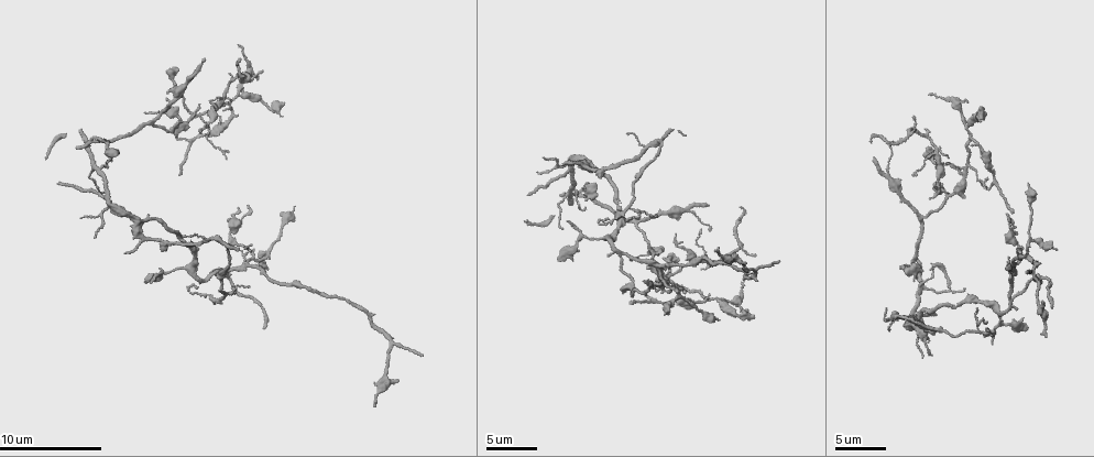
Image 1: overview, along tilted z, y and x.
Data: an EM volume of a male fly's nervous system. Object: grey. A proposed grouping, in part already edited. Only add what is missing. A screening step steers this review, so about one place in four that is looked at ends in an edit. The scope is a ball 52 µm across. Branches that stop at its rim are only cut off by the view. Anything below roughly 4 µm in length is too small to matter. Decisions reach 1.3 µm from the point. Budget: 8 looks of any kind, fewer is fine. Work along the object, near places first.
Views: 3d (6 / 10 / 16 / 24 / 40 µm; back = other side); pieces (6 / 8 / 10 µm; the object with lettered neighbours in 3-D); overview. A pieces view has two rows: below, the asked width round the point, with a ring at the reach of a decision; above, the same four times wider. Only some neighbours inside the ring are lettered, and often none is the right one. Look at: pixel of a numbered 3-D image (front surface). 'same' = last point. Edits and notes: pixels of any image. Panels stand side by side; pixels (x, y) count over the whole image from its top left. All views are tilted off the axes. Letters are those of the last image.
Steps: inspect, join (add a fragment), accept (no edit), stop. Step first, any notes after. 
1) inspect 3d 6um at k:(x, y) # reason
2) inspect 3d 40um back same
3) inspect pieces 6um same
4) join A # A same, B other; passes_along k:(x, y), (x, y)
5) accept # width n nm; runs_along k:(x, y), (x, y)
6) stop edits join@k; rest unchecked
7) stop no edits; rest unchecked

inspect pieces 8um at 1:(644, 281) # an open end

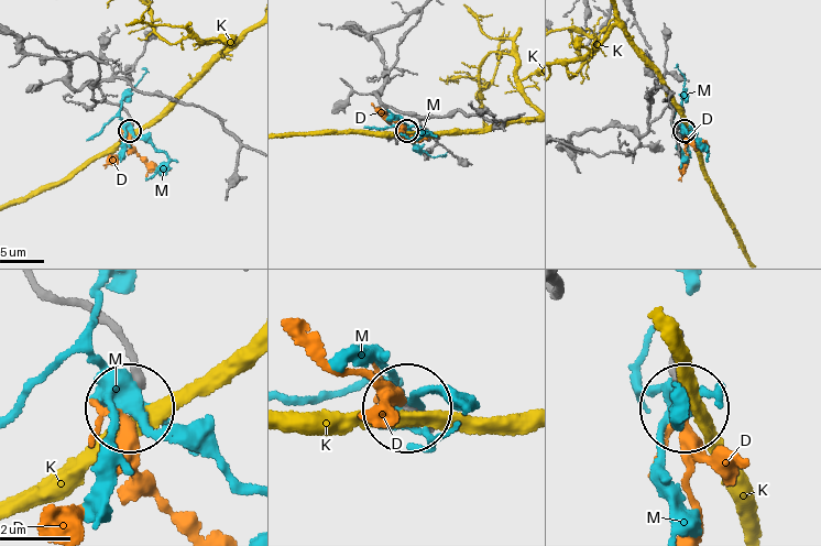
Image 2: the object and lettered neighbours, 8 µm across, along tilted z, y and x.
join D # D same, K other, M other; the cell continues

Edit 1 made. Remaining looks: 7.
inspect pieces 6um at 1:(568, 220) # tapers out

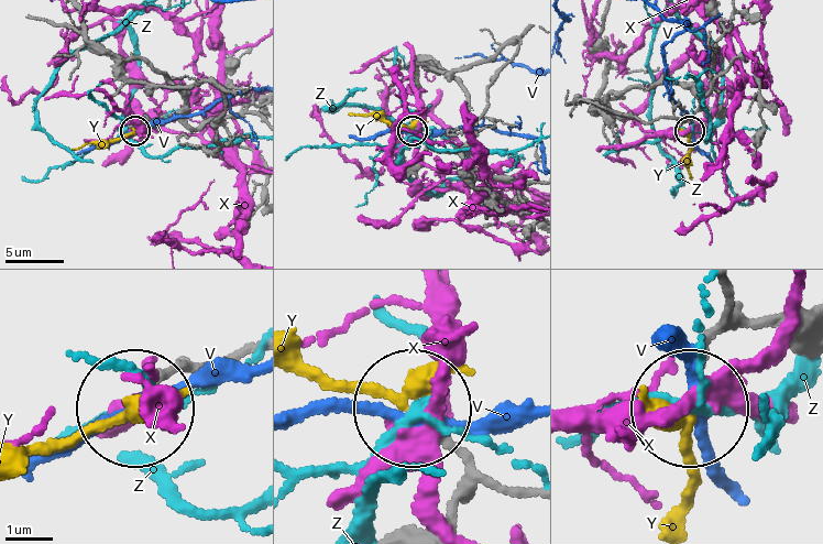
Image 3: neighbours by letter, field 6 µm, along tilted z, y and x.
join Y # width 170 nm; V other, X other, Y same, Z other; passes_along 3:(522, 490), (376, 395), (299, 372); it goes on there

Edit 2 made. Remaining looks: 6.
inspect 3d 6um at 1:(665, 315)

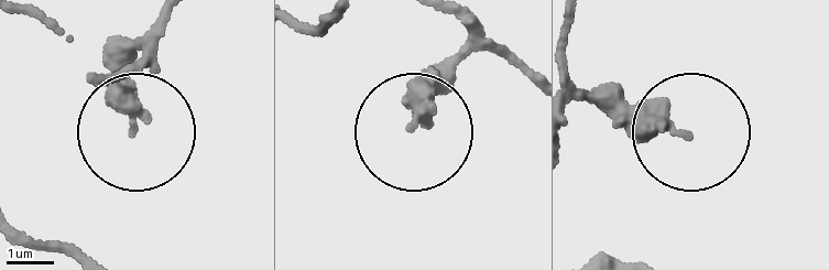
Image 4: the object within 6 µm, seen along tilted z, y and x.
inspect pieces 10um at 4:(415, 122)

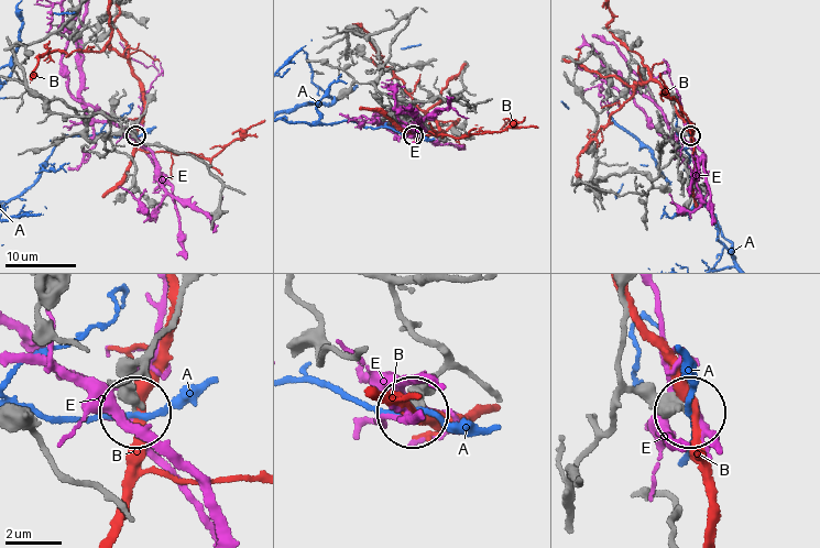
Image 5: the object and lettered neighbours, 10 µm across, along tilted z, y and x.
accept # A other, B other, E other; none of them fits

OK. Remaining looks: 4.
inspect 3d 10um at 1:(183, 174) # an open end

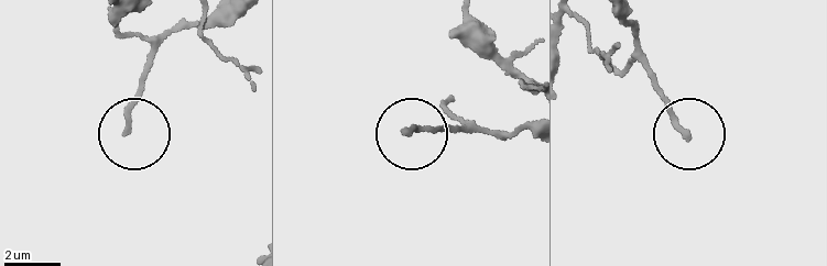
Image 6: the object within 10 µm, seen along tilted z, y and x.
inspect pieces 8um at 6:(129, 128)

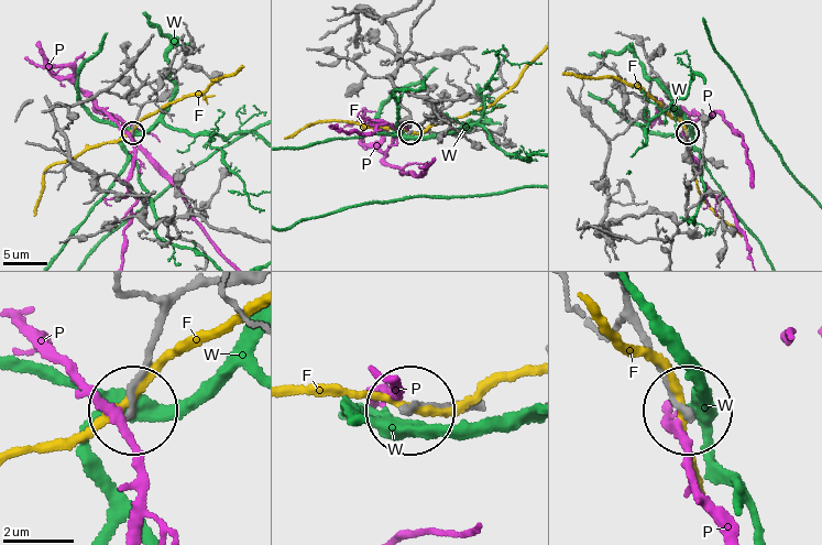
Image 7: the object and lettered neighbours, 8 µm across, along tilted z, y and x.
accept # F other, P other, W other; runs_along 7:(195, 290), (168, 314), (133, 406); no lettered fragment goes on from it

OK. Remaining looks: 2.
stop edits join@2, join@3; rest unchecked

